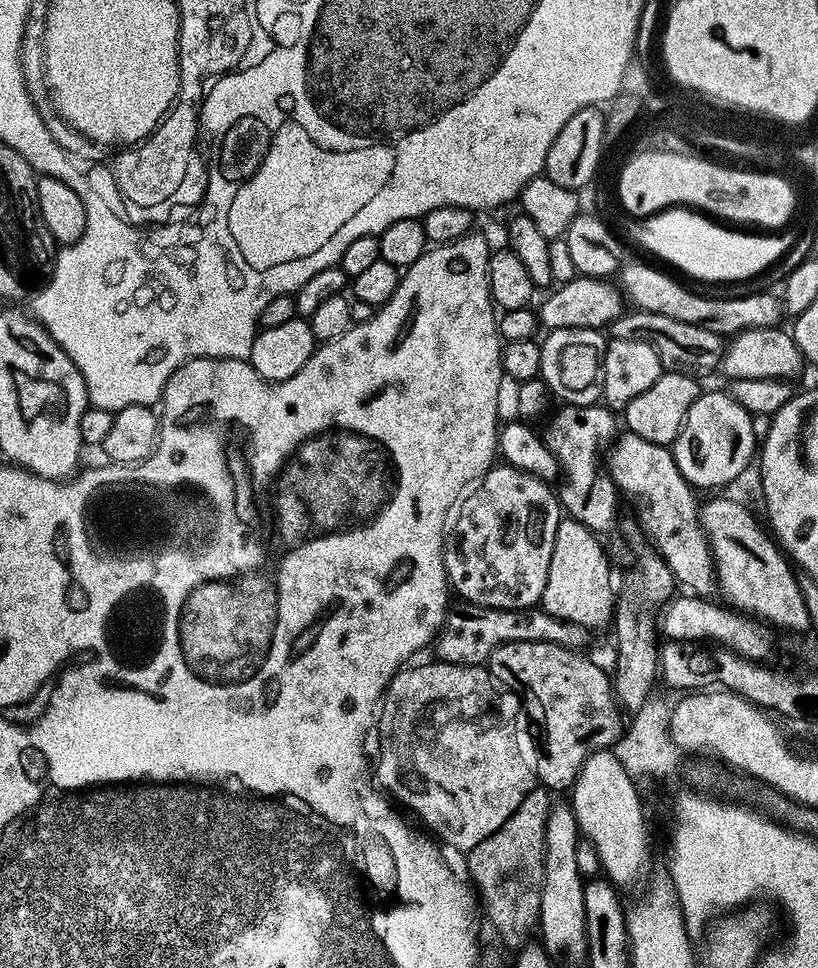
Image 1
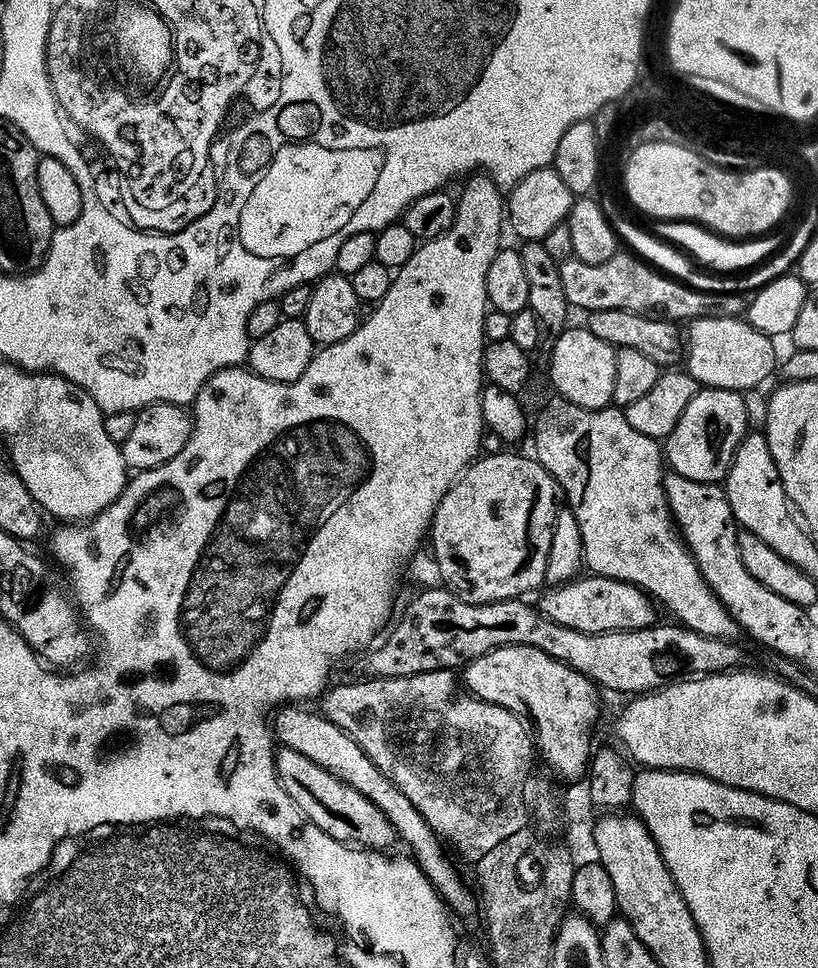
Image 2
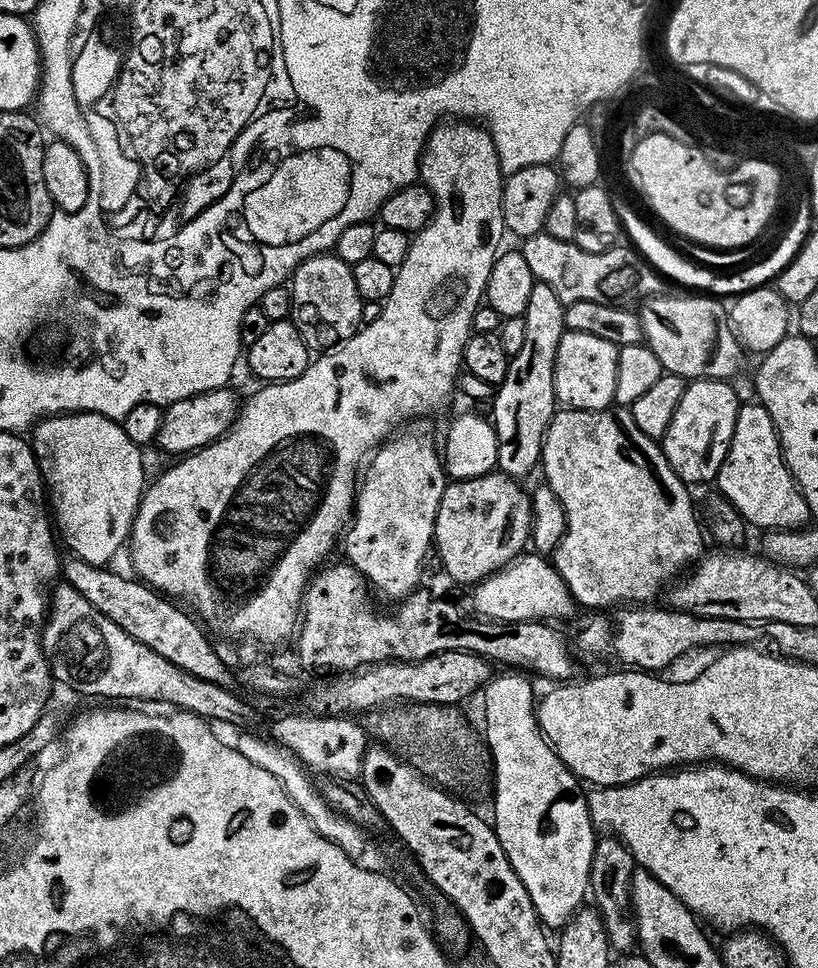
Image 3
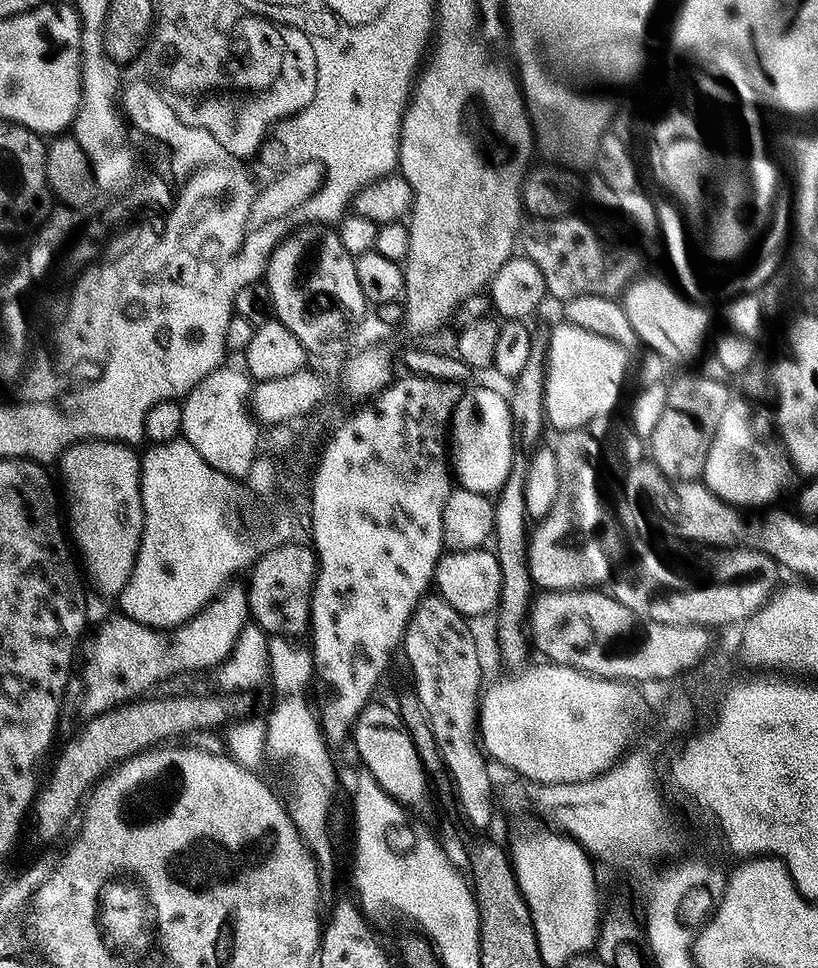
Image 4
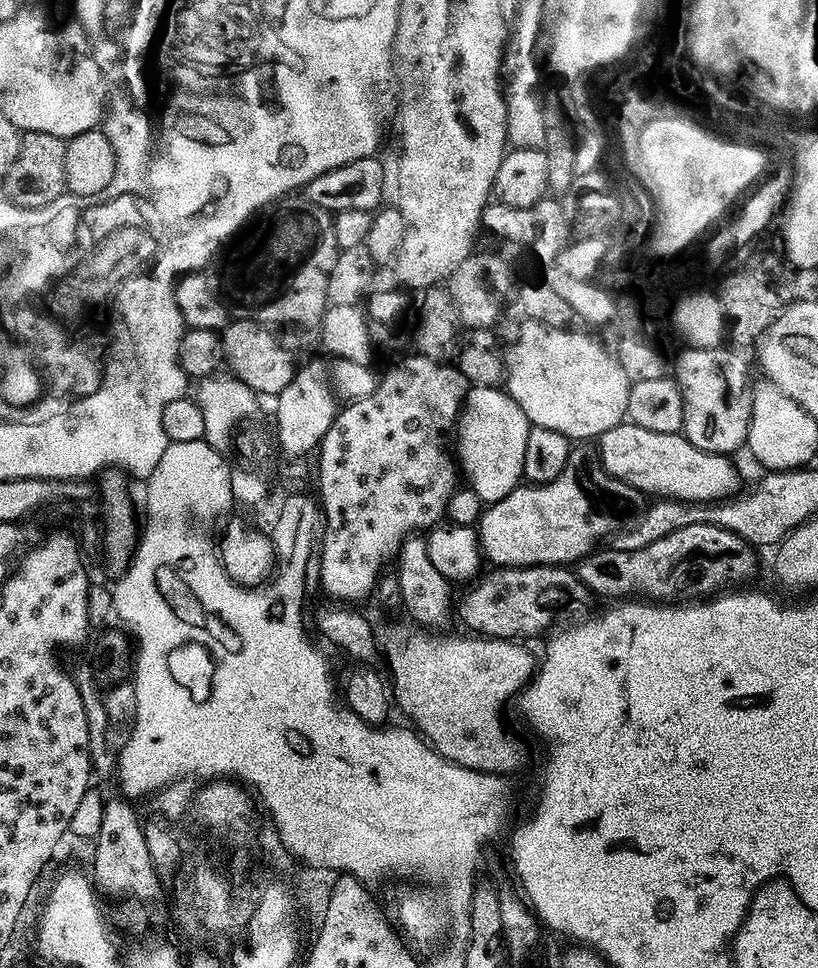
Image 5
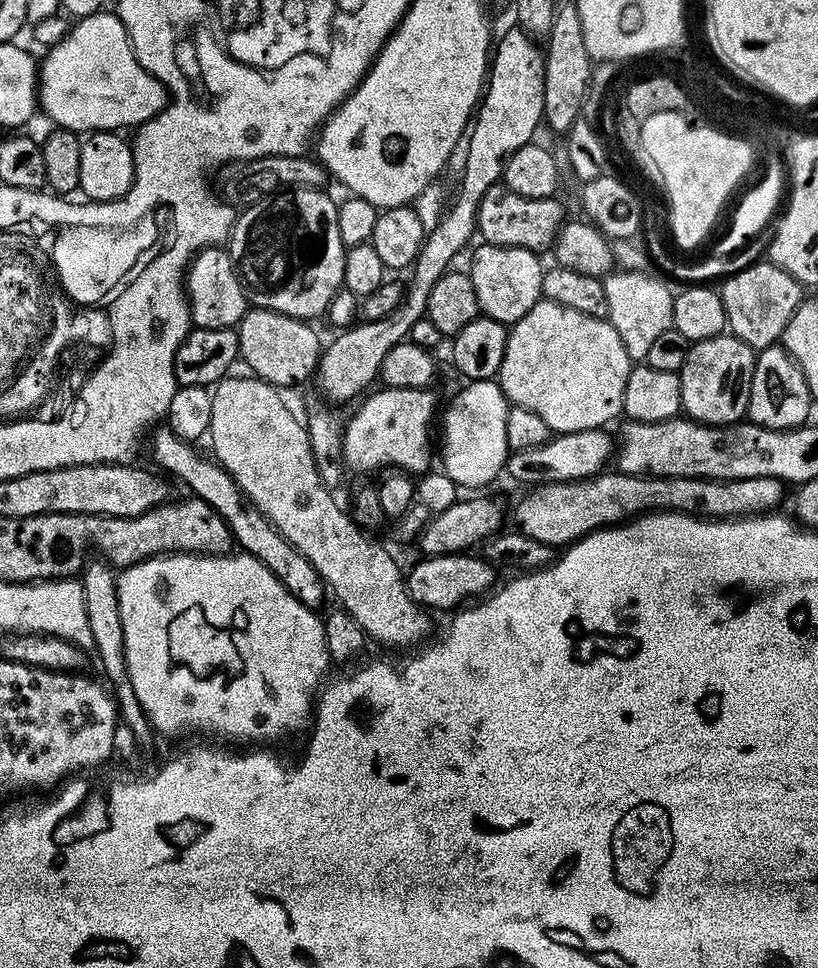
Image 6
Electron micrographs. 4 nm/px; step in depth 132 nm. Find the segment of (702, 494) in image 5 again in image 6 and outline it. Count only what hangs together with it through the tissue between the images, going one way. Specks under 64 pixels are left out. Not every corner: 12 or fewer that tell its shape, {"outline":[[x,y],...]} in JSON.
{"outline":[[599,428],[562,432],[507,458],[524,486],[605,471],[614,440]]}

